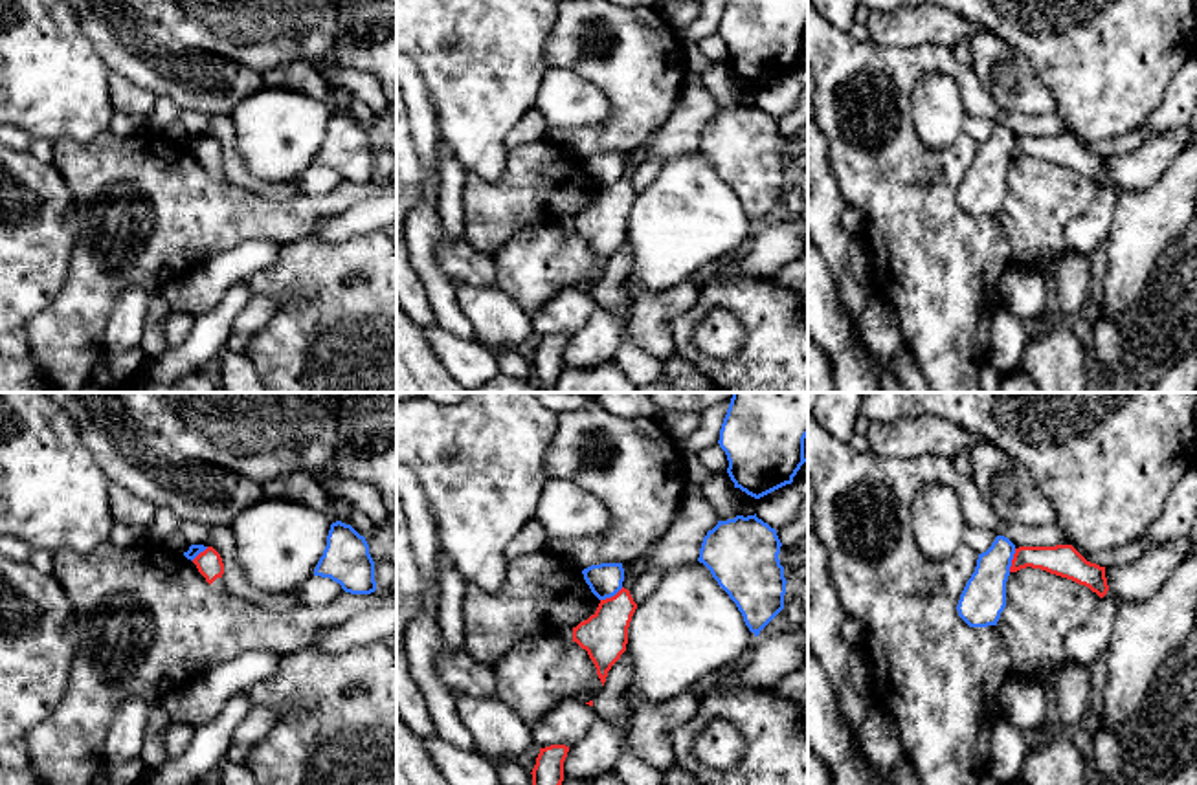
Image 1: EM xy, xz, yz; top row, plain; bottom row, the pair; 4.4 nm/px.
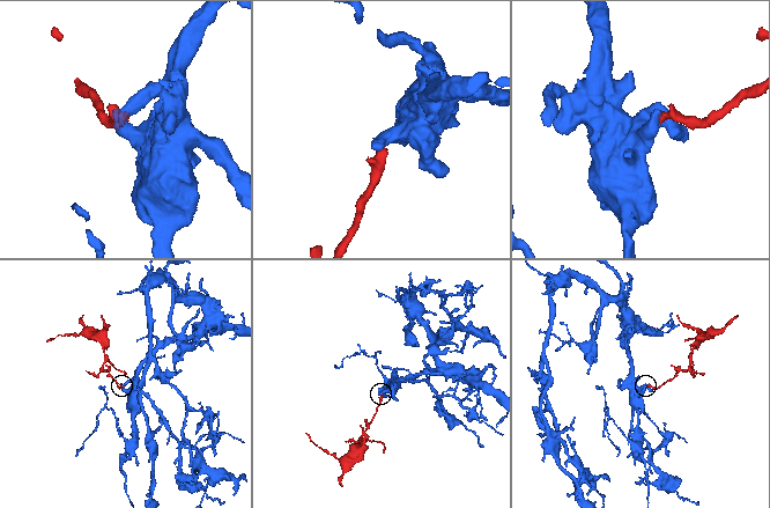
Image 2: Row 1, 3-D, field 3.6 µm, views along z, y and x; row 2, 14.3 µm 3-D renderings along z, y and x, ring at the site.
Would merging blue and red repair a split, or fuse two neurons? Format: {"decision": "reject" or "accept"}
{"decision": "reject"}

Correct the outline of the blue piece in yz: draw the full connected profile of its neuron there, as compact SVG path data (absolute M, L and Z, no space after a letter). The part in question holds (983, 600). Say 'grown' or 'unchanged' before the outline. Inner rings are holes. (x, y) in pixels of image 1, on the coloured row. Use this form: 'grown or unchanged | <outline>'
unchanged | M997 536L991 547L979 554L975 572L968 580L956 611L969 627L997 625L1006 607L1006 581L1015 545Z

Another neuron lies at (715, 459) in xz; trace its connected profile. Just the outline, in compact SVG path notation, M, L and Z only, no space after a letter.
M720 444L701 449L698 455L699 455L699 460L703 462L703 466L714 473L727 471L727 468L729 468L727 455L720 448Z

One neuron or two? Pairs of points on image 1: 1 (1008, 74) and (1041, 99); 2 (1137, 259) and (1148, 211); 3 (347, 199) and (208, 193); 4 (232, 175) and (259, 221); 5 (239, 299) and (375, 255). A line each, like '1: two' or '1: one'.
1: one
2: one
3: one
4: two
5: two

